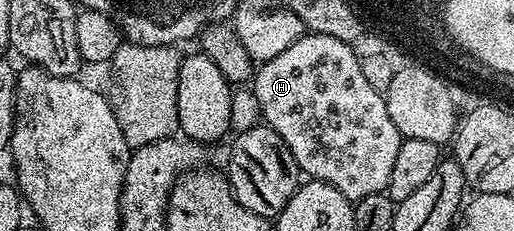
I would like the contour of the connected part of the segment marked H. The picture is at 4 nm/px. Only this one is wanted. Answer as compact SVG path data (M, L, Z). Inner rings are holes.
M306 32L289 48L254 71L253 89L257 104L261 104L262 121L281 136L293 160L308 179L337 188L337 192L352 204L365 196L386 191L393 164L397 161L397 150L401 148L404 137L389 116L386 97L373 88L361 73L361 64L352 43Z

